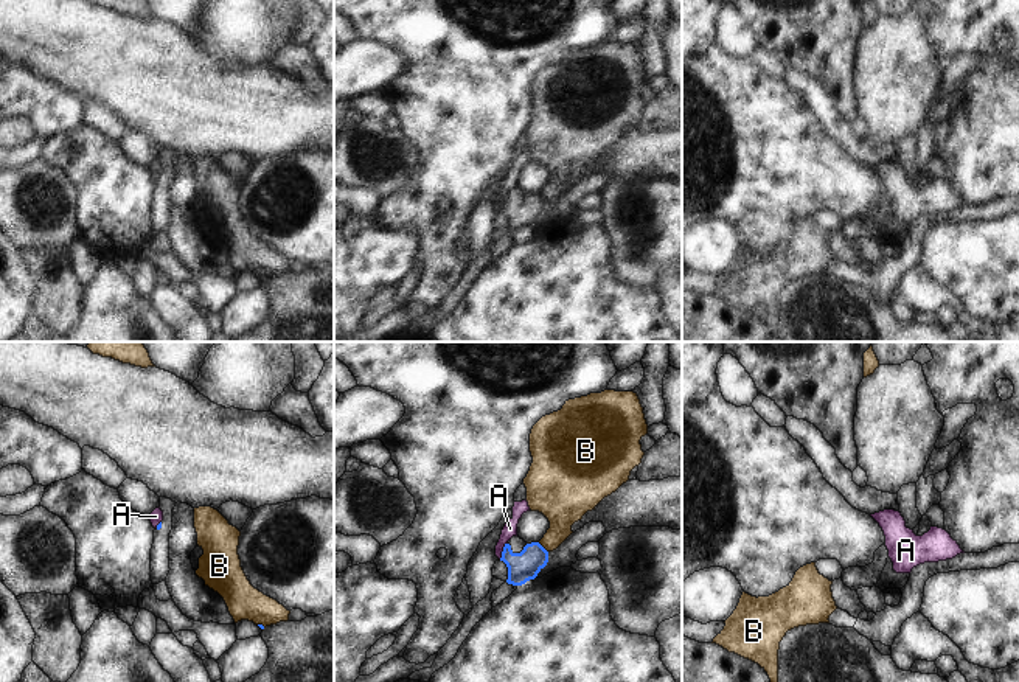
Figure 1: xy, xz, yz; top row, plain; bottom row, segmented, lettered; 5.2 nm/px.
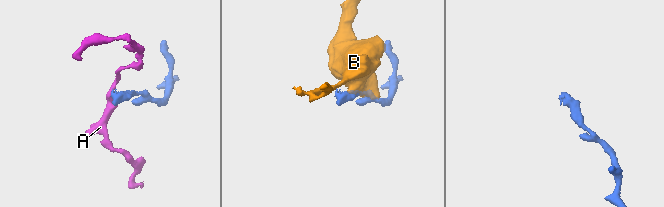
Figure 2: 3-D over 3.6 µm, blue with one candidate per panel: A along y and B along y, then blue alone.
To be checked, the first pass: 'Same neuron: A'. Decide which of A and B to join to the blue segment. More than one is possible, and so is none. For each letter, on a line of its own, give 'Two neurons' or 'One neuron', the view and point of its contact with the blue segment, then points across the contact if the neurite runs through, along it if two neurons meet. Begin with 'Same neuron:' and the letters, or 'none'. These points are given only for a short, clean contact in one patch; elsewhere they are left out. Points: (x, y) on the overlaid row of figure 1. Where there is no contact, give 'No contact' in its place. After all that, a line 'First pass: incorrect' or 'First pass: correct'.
Same neuron: none
A: Two neurons. Touches blue at xz (504, 550). Boundary: xz (507, 542), (499, 558)
B: Two neurons. Touches blue at xz (542, 547).
First pass: incorrect

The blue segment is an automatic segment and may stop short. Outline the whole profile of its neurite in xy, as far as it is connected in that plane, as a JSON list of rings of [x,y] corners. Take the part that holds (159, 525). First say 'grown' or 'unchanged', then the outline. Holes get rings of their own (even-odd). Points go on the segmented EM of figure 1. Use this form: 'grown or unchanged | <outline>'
grown | [[[160,497],[160,510],[163,520],[154,530],[154,544],[151,548],[151,581],[158,584],[166,581],[169,573],[169,533],[172,530],[172,510],[176,502]]]

